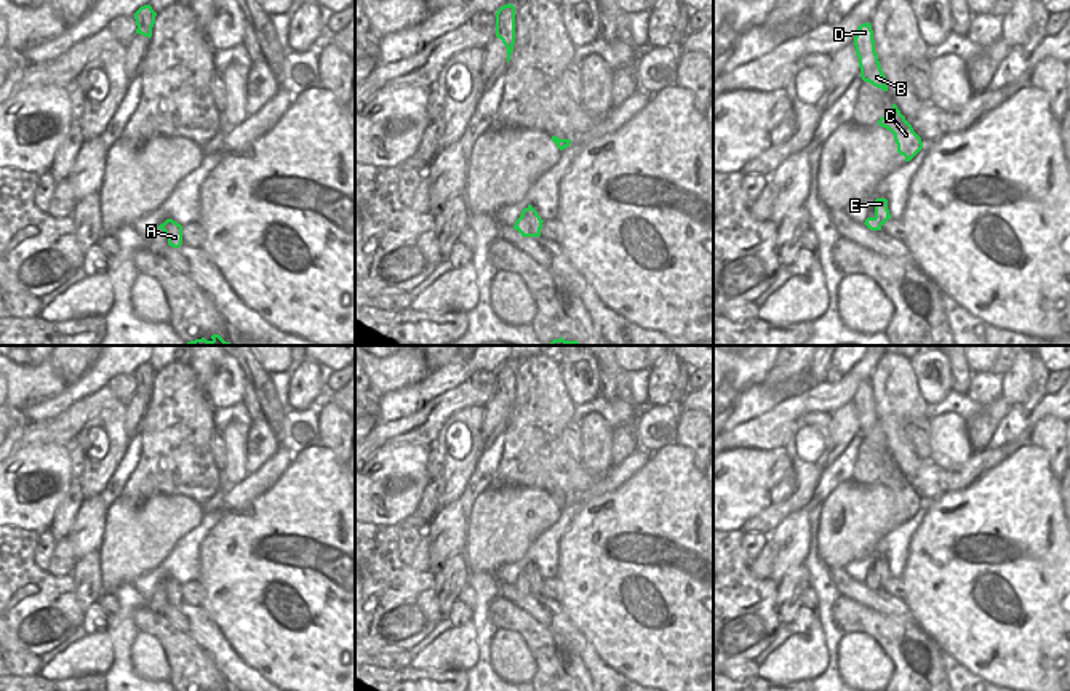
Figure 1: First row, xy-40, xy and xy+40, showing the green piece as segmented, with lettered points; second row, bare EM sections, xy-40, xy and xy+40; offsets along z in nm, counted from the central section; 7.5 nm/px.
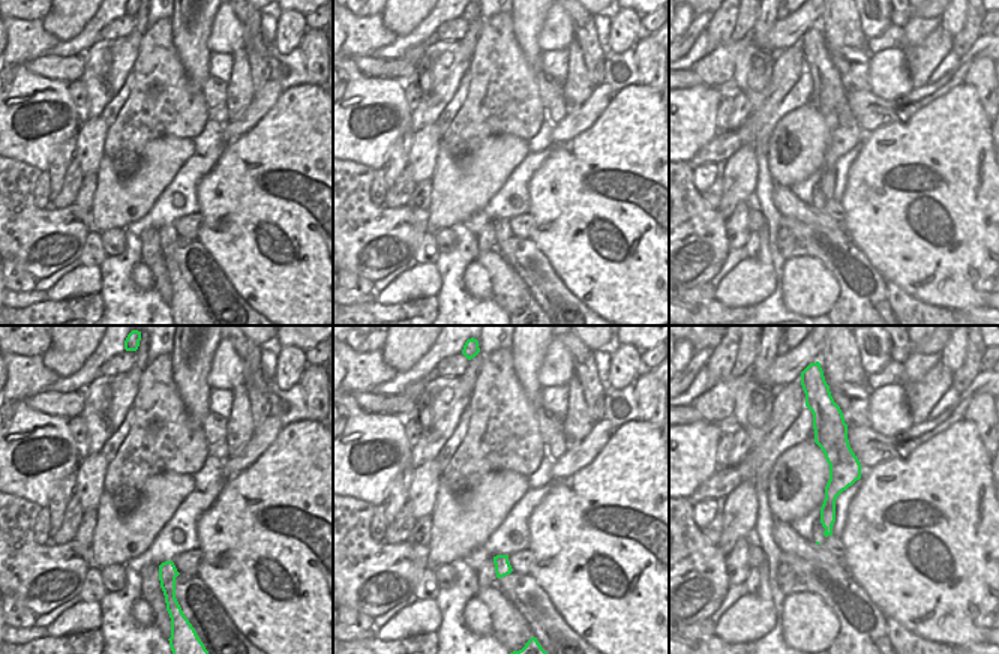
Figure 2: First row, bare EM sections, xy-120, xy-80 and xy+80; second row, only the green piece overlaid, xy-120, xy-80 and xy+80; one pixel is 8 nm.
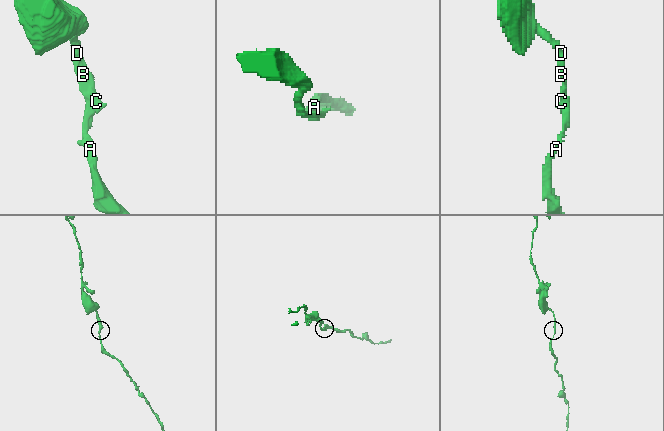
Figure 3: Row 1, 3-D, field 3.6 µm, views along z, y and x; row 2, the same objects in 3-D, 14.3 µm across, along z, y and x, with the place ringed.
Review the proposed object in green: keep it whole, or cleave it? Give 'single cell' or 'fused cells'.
single cell

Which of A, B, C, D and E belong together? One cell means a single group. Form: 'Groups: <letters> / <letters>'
Groups: A B C D E

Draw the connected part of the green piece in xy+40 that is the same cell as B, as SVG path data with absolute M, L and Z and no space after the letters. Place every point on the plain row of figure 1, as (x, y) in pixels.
M870 381L860 382L854 395L856 413L859 416L860 435L883 449L888 449L886 435L881 429L875 409L873 389Z

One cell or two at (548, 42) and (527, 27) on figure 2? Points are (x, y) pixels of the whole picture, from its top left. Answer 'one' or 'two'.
two

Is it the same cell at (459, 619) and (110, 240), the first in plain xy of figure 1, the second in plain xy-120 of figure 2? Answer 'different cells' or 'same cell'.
different cells

